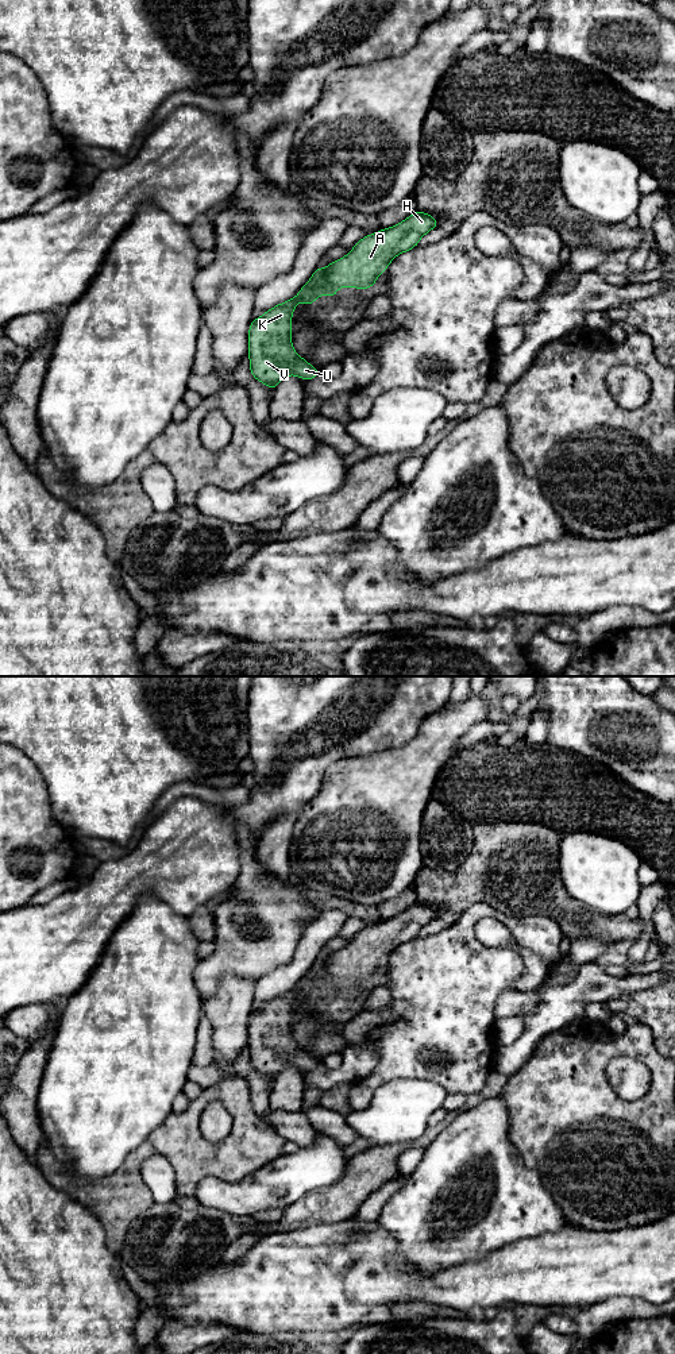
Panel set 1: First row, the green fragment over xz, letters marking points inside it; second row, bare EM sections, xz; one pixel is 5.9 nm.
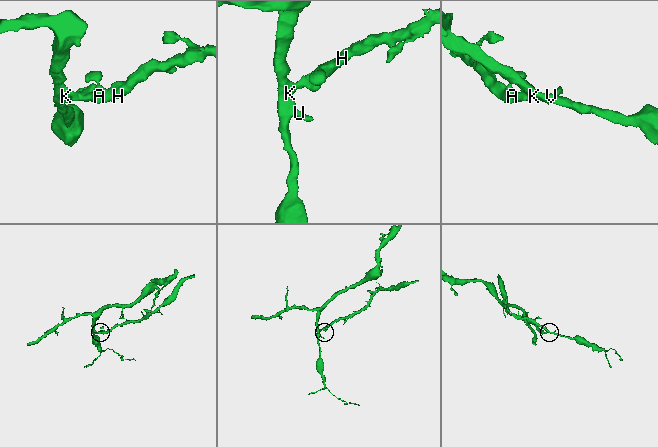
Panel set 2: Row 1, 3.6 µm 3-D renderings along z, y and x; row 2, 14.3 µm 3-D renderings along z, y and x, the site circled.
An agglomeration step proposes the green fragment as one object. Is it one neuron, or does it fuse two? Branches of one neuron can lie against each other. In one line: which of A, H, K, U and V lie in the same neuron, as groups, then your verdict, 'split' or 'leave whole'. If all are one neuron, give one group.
A H / K U V | split

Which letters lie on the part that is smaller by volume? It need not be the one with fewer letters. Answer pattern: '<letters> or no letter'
A, H

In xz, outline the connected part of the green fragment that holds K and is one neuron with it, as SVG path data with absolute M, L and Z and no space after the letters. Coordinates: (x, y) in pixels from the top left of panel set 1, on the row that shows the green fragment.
M300 294L275 305L248 328L248 358L251 375L273 391L286 375L296 375L305 382L321 371L302 359L292 344L292 315Z

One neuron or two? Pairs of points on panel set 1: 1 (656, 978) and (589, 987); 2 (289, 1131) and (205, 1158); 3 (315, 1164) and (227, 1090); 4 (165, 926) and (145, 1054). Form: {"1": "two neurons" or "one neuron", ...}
{"1": "one neuron", "2": "two neurons", "3": "two neurons", "4": "one neuron"}

